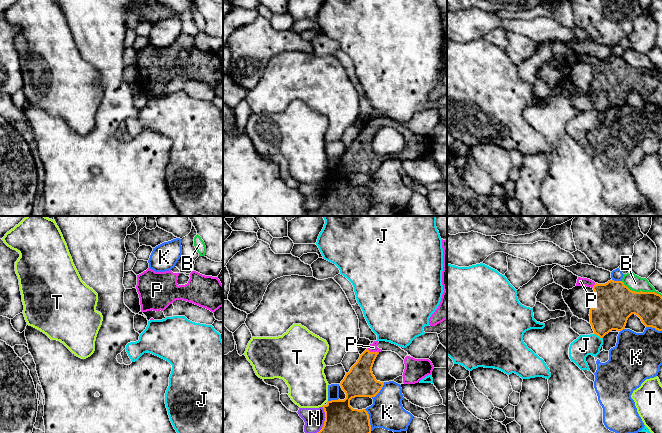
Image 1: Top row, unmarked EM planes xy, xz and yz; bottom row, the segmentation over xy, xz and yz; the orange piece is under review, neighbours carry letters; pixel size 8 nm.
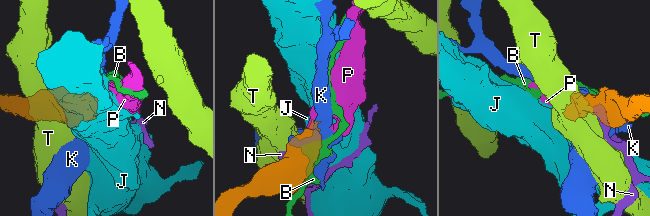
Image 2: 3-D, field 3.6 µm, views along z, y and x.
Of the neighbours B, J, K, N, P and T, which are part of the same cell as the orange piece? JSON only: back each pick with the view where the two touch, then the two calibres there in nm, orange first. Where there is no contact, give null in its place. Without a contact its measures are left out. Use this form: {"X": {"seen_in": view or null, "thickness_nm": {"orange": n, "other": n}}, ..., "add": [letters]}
{"P": {"seen_in": "xz", "thickness_nm": {"orange": 220, "other": 70}}, "add": ["P"]}

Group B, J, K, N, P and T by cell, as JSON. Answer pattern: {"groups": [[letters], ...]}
{"groups": [["B"], ["J"], ["K"], ["N"], ["P"], ["T"]]}

